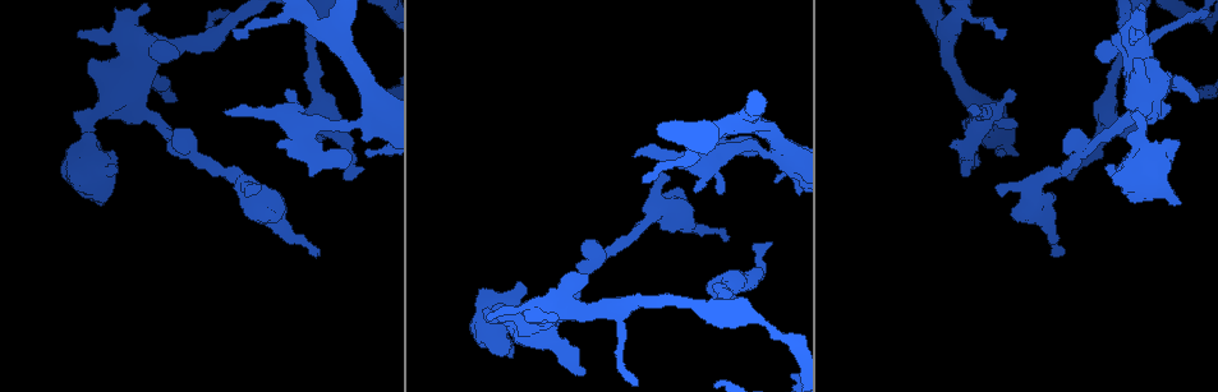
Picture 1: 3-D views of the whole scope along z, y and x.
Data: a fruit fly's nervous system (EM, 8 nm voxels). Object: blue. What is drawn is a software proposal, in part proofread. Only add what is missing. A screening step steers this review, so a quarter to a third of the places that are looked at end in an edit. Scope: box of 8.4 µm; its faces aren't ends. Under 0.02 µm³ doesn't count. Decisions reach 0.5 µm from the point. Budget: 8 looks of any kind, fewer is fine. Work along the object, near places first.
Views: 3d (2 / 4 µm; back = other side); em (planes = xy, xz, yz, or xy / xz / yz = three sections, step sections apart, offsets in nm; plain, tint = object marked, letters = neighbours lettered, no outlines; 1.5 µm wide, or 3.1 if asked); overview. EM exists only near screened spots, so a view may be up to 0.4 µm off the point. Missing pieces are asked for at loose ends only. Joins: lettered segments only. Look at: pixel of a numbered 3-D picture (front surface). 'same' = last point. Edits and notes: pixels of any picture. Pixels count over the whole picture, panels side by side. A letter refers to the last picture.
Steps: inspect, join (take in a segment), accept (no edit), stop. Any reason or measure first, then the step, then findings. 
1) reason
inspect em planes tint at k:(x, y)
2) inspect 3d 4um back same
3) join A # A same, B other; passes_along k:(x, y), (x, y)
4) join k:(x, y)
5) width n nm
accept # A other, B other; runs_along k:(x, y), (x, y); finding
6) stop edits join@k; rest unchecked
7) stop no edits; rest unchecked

inspect 3d 2um at 1:(952, 145)

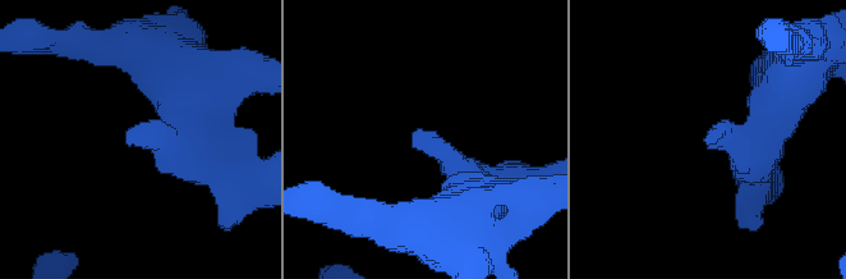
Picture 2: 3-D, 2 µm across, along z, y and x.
inspect em xy step 8 letters at 2:(125, 140)

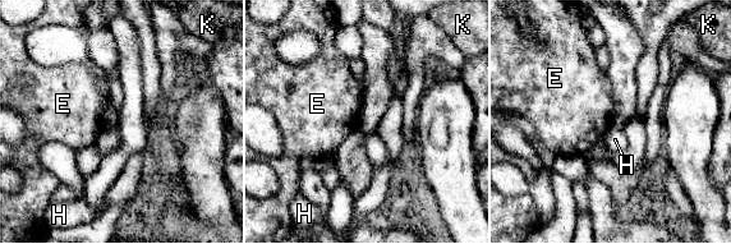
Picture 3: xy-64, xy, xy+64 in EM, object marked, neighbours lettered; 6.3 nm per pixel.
inspect em planes letters same

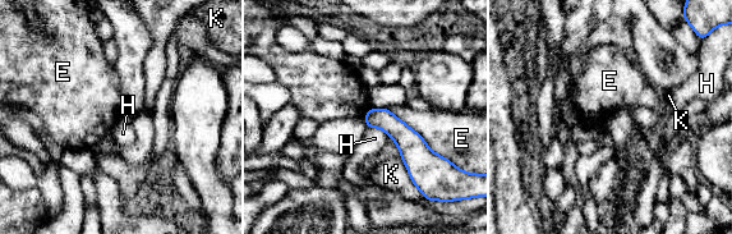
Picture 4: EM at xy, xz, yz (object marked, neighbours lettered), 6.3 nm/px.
accept # E other, H other, K other; border 4:(387, 109), (443, 157); no lettered segment goes on from it

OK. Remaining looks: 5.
an open end
inspect 3d 4um at 1:(1062, 255)

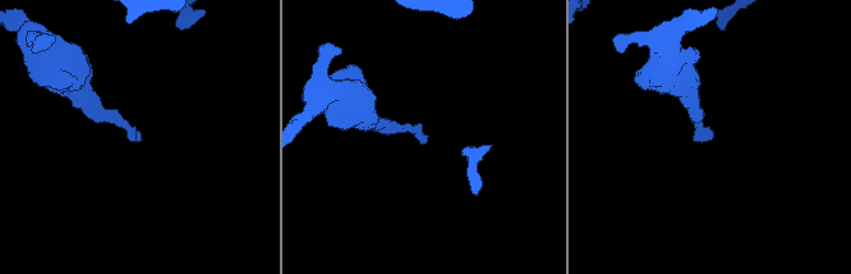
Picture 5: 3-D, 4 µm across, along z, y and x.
need the tissue
inspect em planes letters at 5:(425, 140)

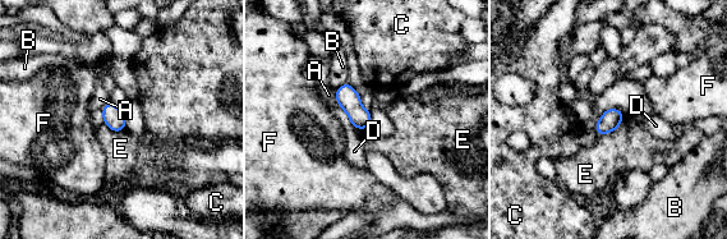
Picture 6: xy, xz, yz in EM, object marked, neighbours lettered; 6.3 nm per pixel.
longest_contact E 200 nm
accept # A other, B other, C other, D other, E other, F other; no lettered segment goes on from it

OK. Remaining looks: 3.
free end
inspect 3d 4um at 1:(646, 182)

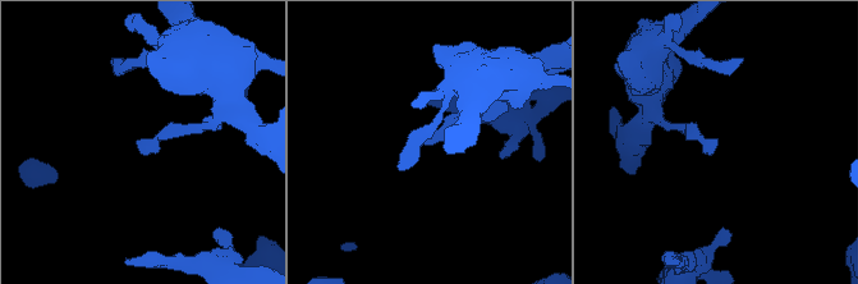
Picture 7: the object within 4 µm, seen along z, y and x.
now the EM
inspect em planes letters at 7:(716, 142)

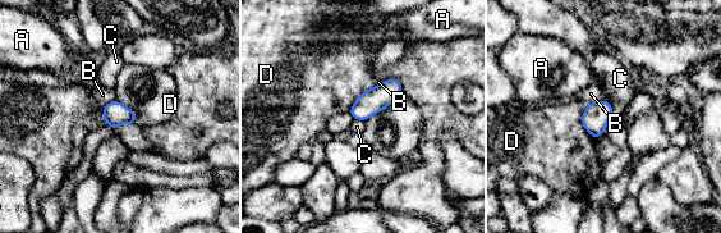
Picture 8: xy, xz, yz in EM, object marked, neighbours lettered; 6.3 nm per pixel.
width 140 nm
accept # A other, B other, C other, D other; border 8:(612, 105), (609, 119); no lettered segment goes on from it

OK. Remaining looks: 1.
stop no edits; rest unchecked

